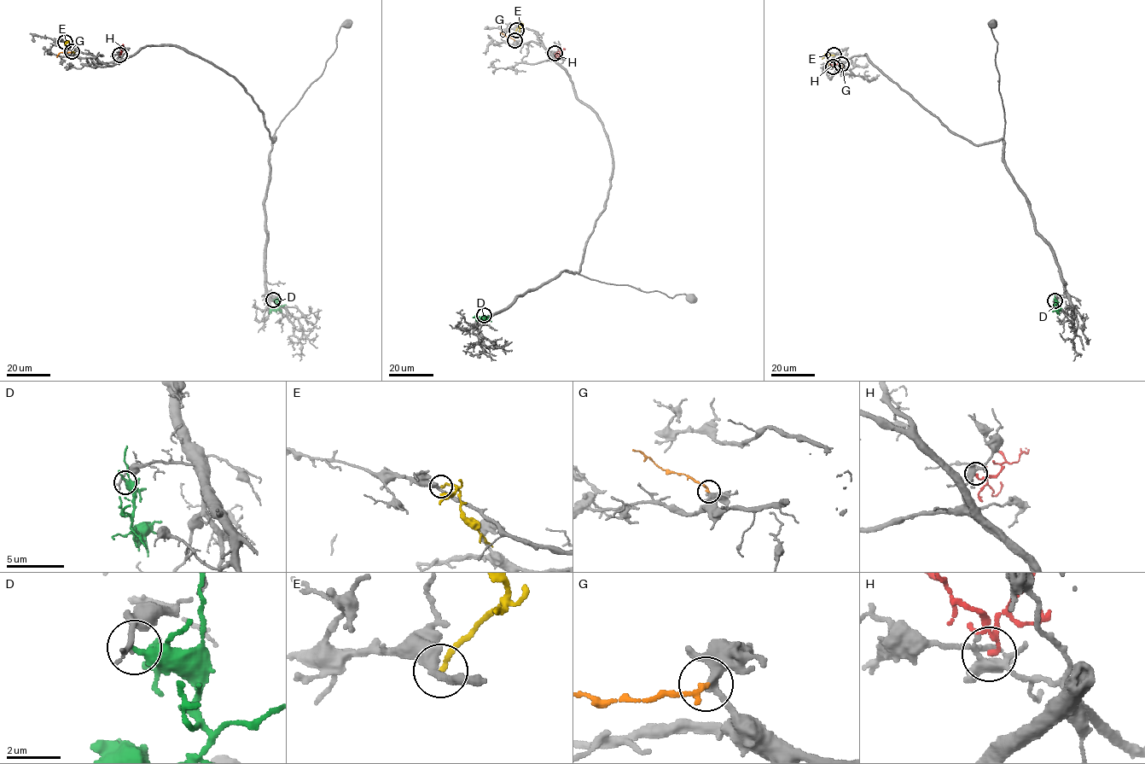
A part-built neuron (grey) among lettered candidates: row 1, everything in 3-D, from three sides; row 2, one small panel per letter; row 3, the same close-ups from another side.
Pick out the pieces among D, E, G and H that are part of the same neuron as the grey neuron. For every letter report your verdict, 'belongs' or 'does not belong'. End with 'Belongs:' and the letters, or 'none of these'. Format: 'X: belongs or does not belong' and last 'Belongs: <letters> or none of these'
D: does not belong
E: does not belong
G: belongs
H: does not belong
Belongs: G

